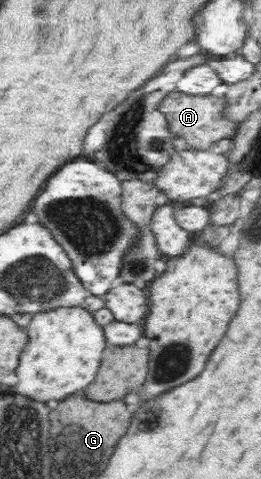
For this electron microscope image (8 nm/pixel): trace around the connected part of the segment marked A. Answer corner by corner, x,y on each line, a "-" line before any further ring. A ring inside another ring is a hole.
182,91
167,92
162,97
162,100
157,104
157,111
161,112
165,116
165,119
168,121
168,129
170,130
170,133
172,133
173,137
185,139
187,144
184,148
186,148
186,150
190,148
194,150
207,151
216,141
224,138
233,138
238,127
236,121
231,120
224,114
226,111
226,96
214,95
212,92
203,95
192,95

